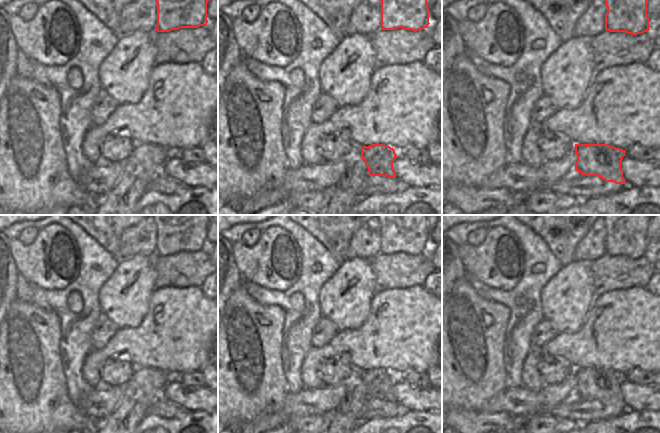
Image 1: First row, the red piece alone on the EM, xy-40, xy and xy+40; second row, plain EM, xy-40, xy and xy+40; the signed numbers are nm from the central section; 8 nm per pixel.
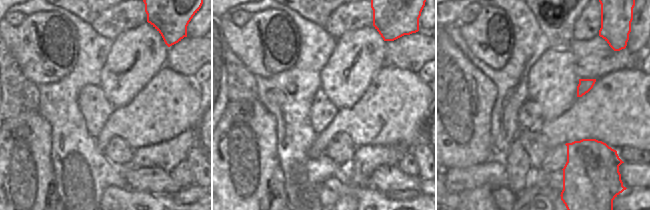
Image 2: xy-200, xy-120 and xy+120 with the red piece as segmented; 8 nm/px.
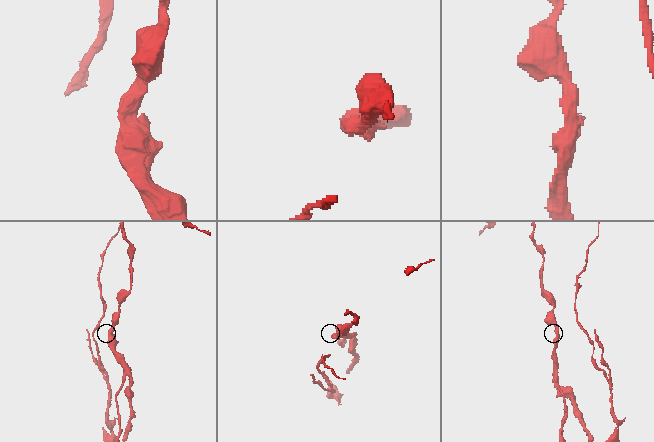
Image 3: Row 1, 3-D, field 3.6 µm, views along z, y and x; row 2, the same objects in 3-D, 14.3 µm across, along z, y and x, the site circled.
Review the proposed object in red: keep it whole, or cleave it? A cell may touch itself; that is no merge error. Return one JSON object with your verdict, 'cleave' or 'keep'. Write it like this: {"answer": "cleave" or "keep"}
{"answer": "cleave"}

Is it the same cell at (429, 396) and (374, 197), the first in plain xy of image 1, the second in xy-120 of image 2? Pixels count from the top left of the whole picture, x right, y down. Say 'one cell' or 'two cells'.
two cells

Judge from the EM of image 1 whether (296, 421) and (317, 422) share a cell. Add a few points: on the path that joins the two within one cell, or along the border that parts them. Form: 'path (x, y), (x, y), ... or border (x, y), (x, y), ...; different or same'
path (301, 422), (312, 422); same

